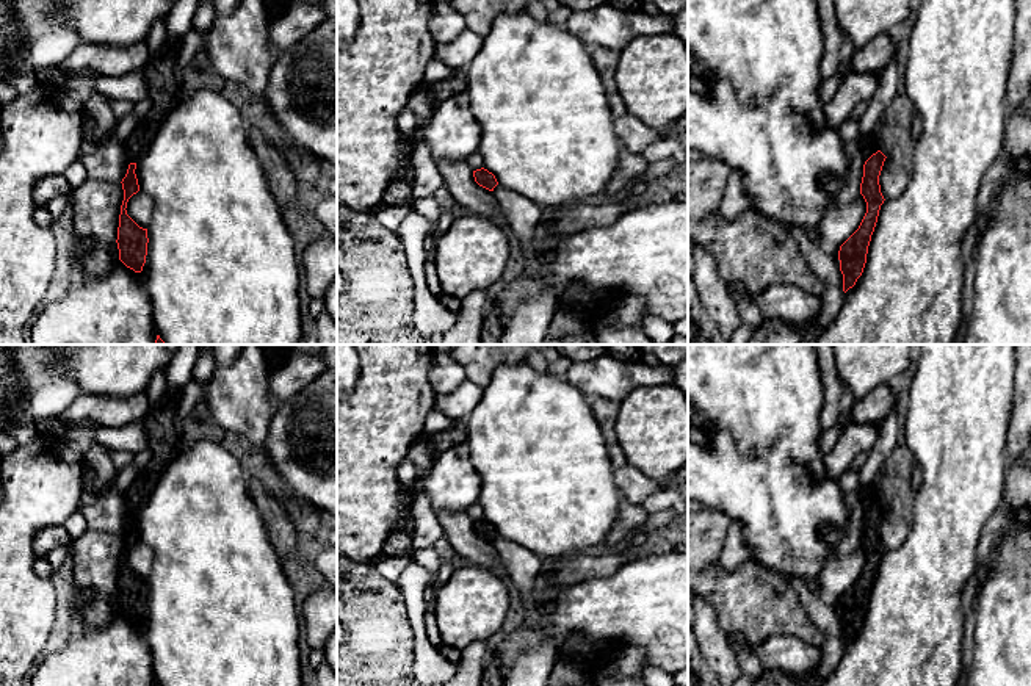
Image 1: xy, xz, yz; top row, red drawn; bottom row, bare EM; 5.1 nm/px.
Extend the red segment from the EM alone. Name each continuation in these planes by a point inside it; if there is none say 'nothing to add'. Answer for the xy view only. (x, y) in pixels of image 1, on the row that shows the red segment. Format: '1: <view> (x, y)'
1: xy (160, 72)

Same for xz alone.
nothing to add

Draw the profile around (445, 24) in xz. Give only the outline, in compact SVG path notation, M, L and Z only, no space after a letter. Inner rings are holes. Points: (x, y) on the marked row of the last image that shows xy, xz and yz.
M436 2L429 19L429 33L436 45L450 44L465 30L467 20L462 13L454 9L450 2Z

